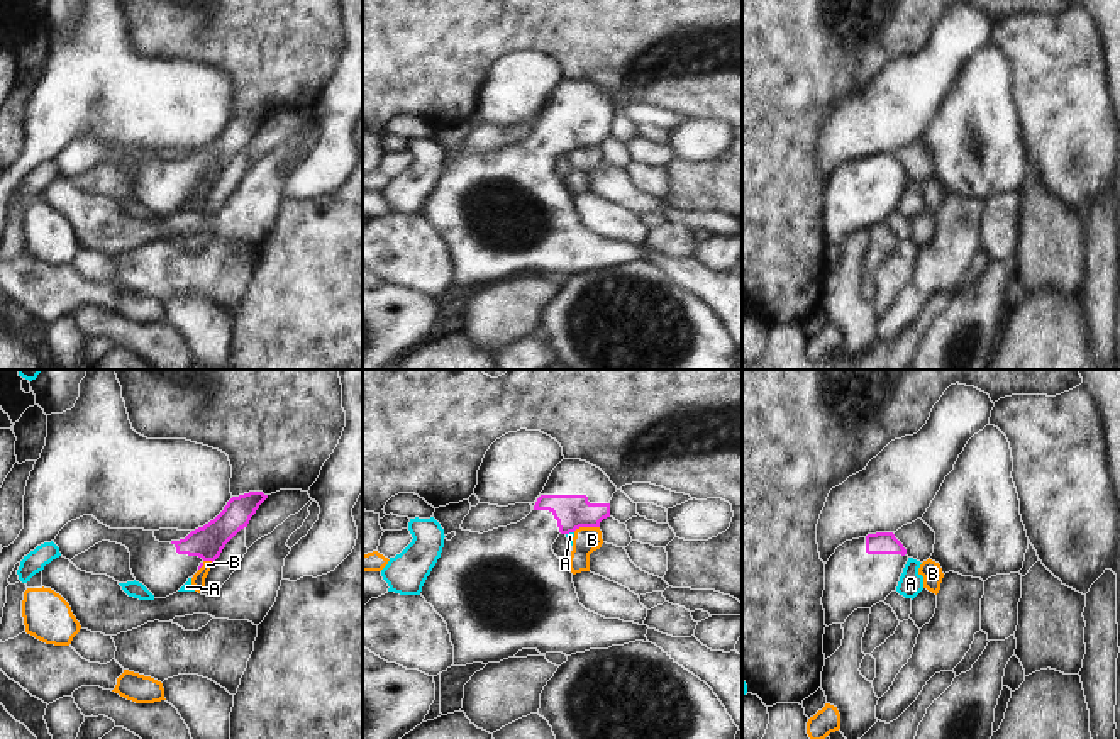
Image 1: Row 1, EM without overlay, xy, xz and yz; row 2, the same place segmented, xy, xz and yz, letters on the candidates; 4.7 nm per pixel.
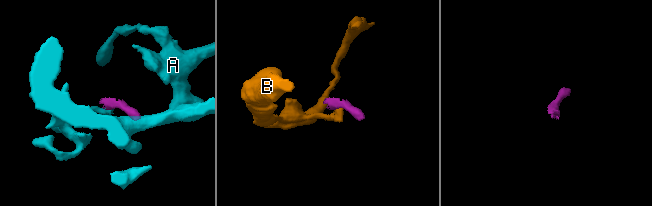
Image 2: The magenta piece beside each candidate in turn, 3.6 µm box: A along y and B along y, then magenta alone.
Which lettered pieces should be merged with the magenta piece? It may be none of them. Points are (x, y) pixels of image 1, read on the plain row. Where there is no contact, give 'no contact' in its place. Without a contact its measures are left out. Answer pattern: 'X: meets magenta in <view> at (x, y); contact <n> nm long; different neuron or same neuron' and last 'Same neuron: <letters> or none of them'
A: meets magenta in xz at (570, 151); contact 40 nm long; different neuron
B: meets magenta in xz at (585, 146); contact 130 nm long; different neuron
Same neuron: none of them

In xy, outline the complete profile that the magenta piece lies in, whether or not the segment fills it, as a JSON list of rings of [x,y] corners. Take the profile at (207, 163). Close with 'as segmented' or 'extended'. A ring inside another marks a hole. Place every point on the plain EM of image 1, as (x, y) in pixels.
[[[263,112],[232,117],[213,141],[180,161],[159,163],[154,151],[110,149],[93,136],[83,136],[68,142],[53,163],[69,181],[102,161],[122,164],[130,173],[136,202],[142,203],[154,219],[166,219],[193,198],[205,181],[213,183],[225,164],[247,147],[266,119]]]; extended

